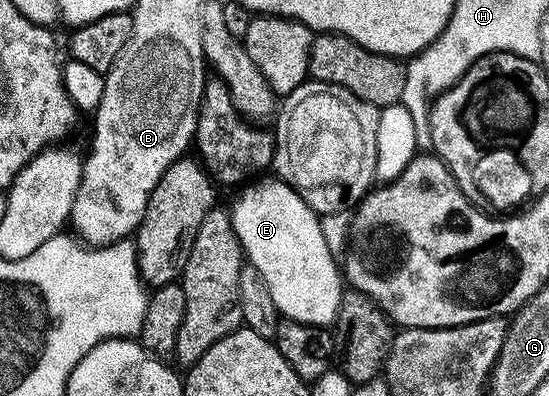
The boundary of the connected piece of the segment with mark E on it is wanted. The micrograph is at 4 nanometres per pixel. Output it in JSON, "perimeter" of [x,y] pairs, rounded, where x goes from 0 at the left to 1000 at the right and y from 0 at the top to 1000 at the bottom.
{"perimeter":[[[501,444],[475,447],[437,485],[430,513],[419,520],[423,573],[446,654],[485,707],[485,727],[492,727],[492,750],[512,795],[559,823],[603,826],[619,783],[623,682],[614,654],[605,654],[576,533],[557,518],[543,482]]]}

